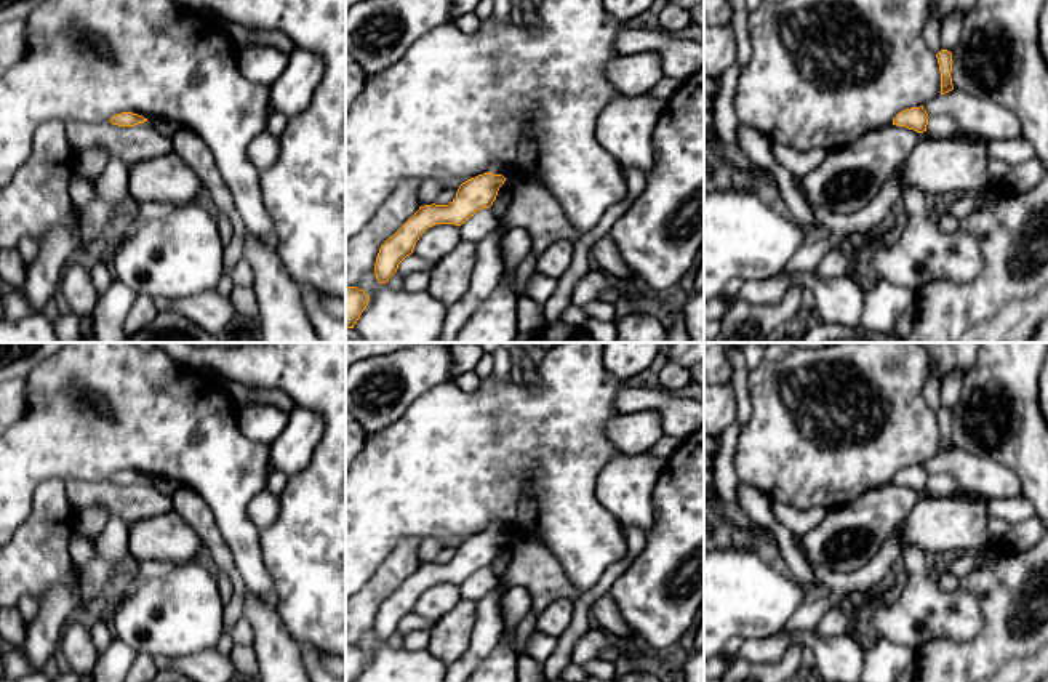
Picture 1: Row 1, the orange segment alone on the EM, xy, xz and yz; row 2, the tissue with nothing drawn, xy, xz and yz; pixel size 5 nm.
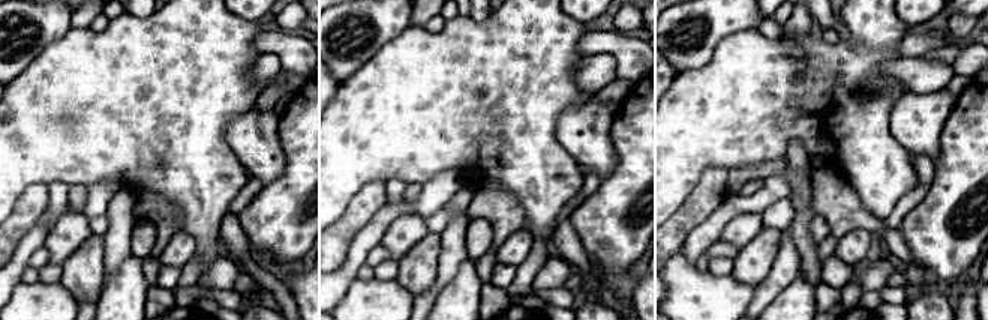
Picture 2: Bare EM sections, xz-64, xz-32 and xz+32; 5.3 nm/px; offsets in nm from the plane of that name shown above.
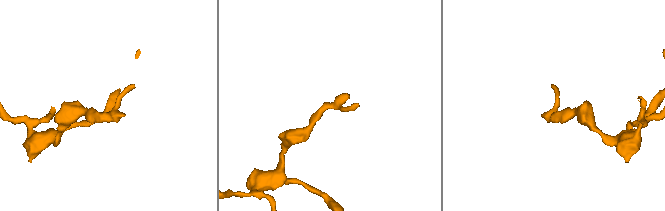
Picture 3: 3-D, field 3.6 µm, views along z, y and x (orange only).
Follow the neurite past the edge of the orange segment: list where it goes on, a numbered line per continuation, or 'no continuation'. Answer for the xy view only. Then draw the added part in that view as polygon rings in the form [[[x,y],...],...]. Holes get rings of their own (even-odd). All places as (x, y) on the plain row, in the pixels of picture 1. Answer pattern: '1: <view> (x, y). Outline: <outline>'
no continuation

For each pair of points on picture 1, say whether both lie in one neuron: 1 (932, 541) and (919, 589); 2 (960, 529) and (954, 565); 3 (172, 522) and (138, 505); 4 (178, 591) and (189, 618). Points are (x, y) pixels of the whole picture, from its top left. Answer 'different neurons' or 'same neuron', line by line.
1: different neurons
2: different neurons
3: different neurons
4: same neuron

